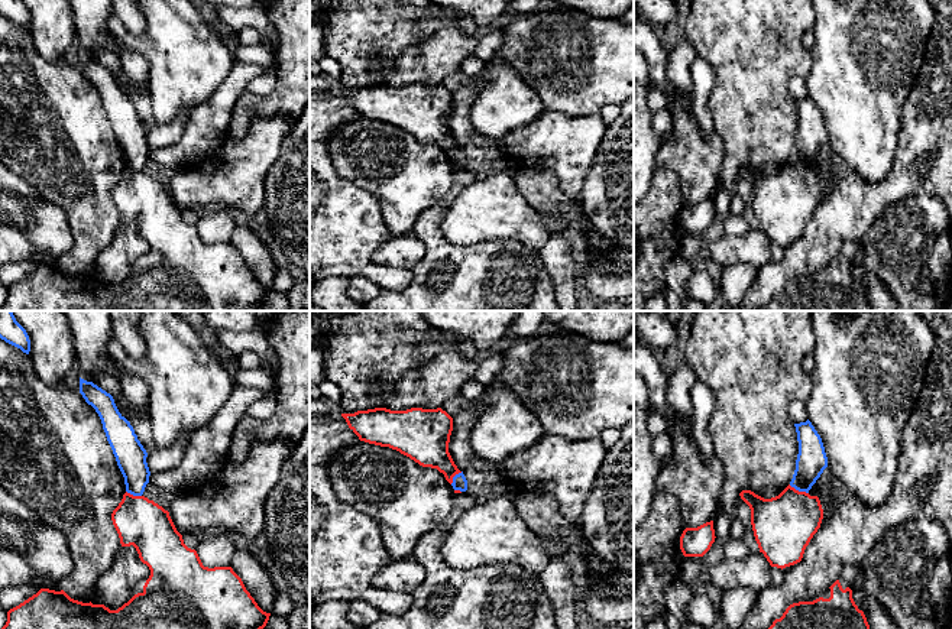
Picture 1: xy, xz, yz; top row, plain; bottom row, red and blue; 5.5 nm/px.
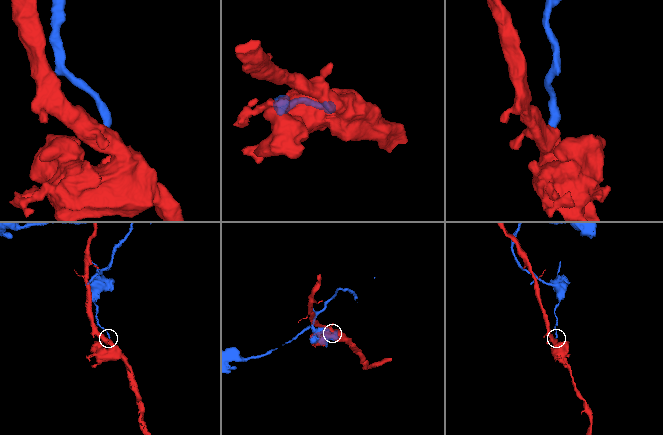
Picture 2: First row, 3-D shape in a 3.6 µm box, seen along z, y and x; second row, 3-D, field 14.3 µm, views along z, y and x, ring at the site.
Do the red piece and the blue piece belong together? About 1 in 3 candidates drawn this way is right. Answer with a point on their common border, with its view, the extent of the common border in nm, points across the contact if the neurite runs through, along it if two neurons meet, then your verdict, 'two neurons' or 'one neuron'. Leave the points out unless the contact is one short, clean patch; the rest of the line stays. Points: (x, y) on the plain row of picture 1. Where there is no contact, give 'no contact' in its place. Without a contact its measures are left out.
contact yz (797, 167); length 120 nm; border yz (789, 161), (808, 169); two neurons

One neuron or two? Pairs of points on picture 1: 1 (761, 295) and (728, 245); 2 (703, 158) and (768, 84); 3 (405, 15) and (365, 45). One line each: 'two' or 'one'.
1: two
2: two
3: one

